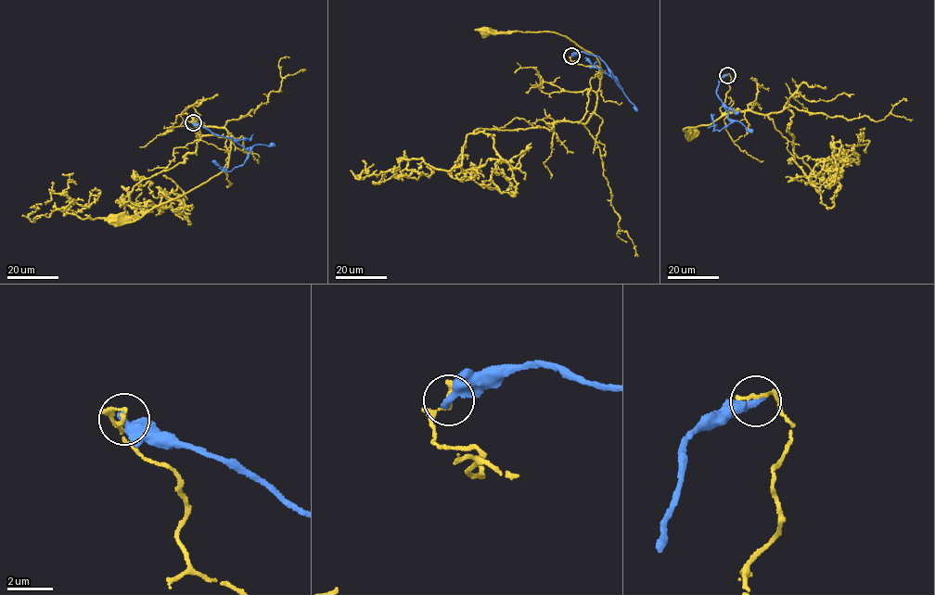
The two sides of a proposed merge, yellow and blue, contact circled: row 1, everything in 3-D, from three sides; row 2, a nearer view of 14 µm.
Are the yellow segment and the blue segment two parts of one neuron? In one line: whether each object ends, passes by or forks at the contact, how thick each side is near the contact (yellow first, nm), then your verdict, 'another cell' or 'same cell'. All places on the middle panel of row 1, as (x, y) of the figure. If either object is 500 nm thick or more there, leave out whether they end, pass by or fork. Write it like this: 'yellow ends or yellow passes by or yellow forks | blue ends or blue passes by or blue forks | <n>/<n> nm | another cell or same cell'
yellow ends | blue ends | 200/420 nm | another cell

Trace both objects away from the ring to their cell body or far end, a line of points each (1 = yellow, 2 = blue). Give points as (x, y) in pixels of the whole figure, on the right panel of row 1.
1: (727, 74), (730, 87), (720, 108), (722, 114), (711, 123), (683, 129), (691, 134)
2: (727, 74), (720, 79), (716, 93), (731, 122), (713, 131), (710, 114)

